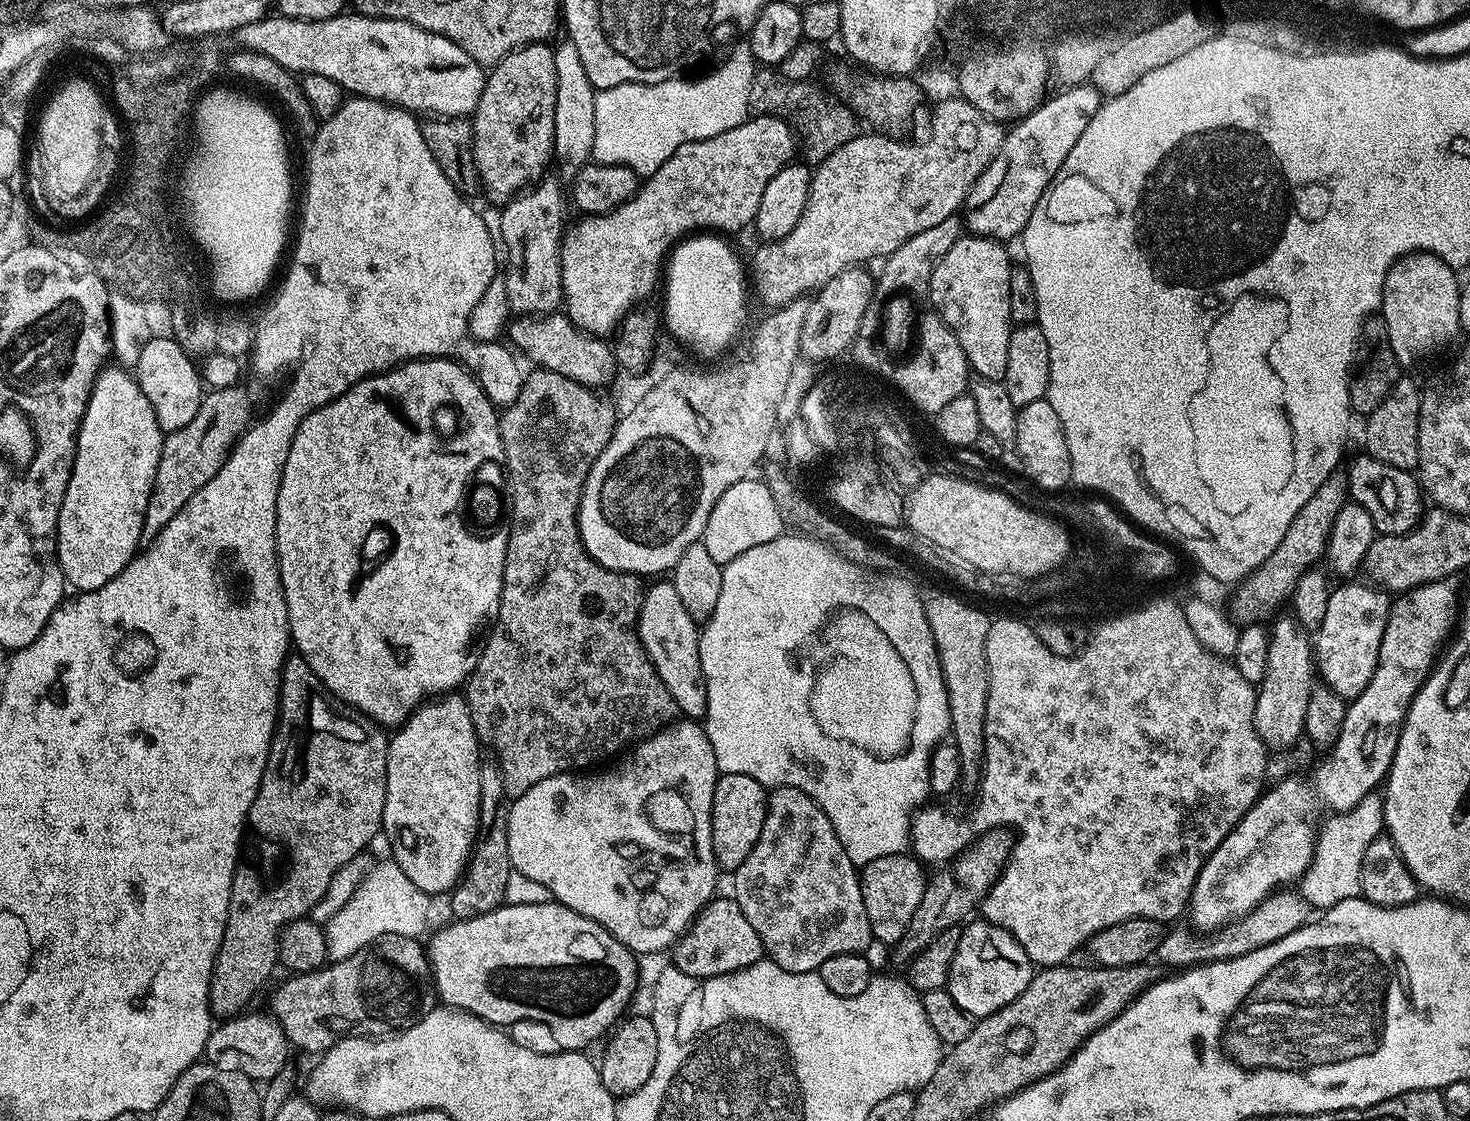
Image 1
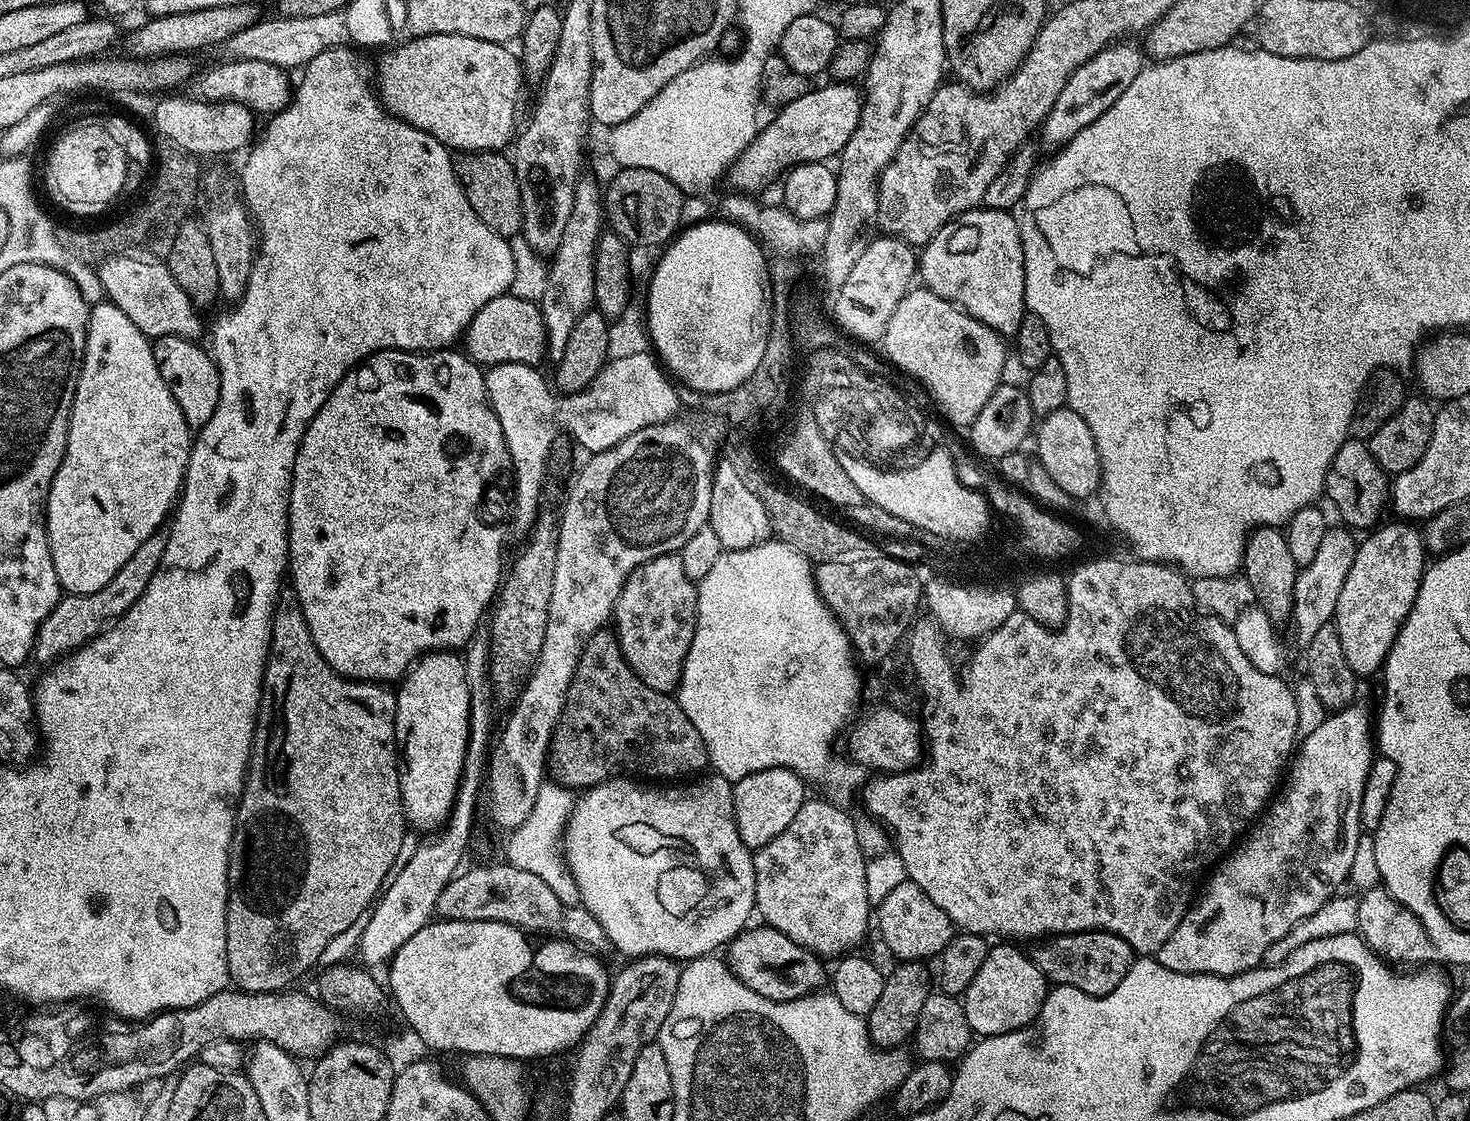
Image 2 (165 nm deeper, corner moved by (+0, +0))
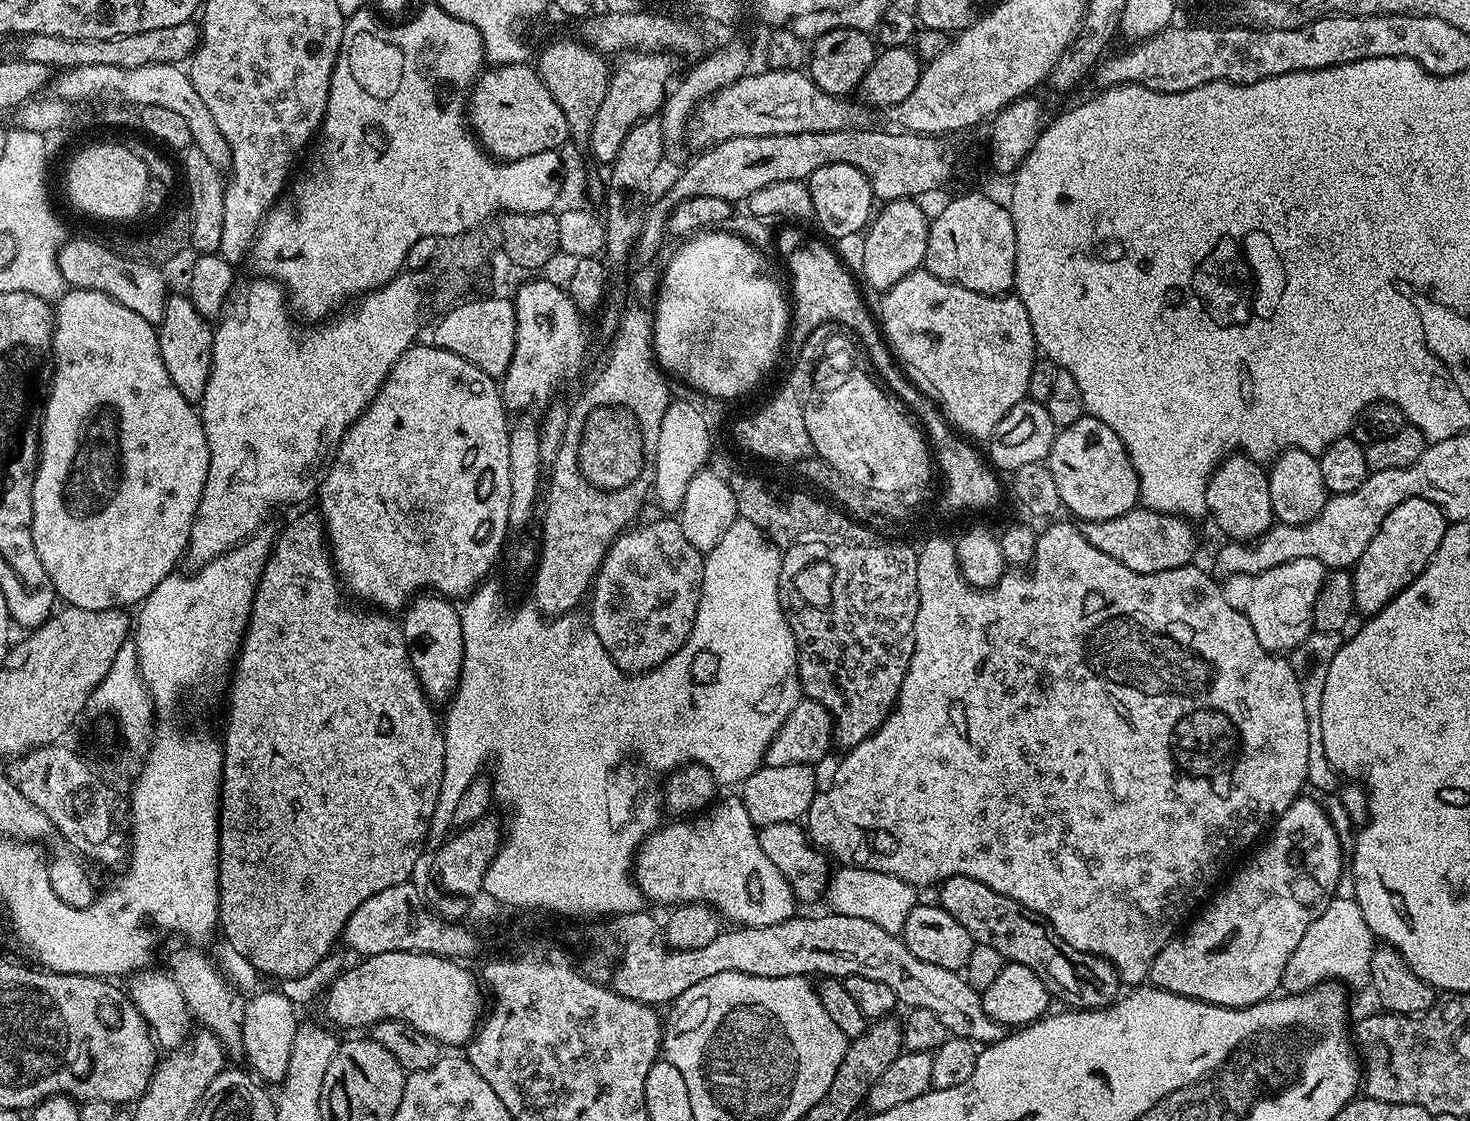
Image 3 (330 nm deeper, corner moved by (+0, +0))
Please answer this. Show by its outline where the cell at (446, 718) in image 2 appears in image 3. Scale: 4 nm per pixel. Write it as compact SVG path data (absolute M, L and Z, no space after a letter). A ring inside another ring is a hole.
M420 594L403 609L404 641L408 644L408 662L420 683L420 689L429 701L451 701L456 685L460 683L464 661L462 622L455 604L449 597L439 594Z

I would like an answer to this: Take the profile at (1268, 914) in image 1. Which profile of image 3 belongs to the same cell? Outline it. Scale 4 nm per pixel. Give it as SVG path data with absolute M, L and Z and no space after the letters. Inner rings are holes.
M1335 897L1326 910L1310 922L1306 934L1302 934L1302 942L1298 942L1298 950L1290 954L1290 962L1286 962L1286 970L1282 974L1283 991L1288 994L1309 992L1325 982L1365 983L1373 951L1374 937L1370 926L1366 926L1360 907L1355 900Z

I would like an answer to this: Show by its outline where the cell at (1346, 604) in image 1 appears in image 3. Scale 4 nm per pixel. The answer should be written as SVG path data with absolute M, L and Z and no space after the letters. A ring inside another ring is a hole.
M1410 498L1402 502L1402 506L1394 506L1394 510L1386 514L1386 522L1378 526L1378 534L1374 534L1370 546L1362 550L1362 558L1358 558L1351 569L1355 611L1363 614L1381 612L1398 593L1406 590L1406 586L1422 574L1449 526L1444 511L1434 502L1426 502L1426 498Z

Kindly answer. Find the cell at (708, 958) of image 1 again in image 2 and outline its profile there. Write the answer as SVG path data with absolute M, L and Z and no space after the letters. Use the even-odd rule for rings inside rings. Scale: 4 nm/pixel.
M759 926L760 928L745 927L743 932L739 932L732 941L726 945L726 963L736 977L746 986L750 986L750 990L754 990L758 994L762 994L762 998L770 998L771 1000L800 1000L804 996L811 996L813 992L821 991L826 984L826 968L824 972L825 961L817 956L815 952L806 950L802 946L798 946L794 942L790 942L790 938L786 938L786 934L782 934L778 930L767 926Z

